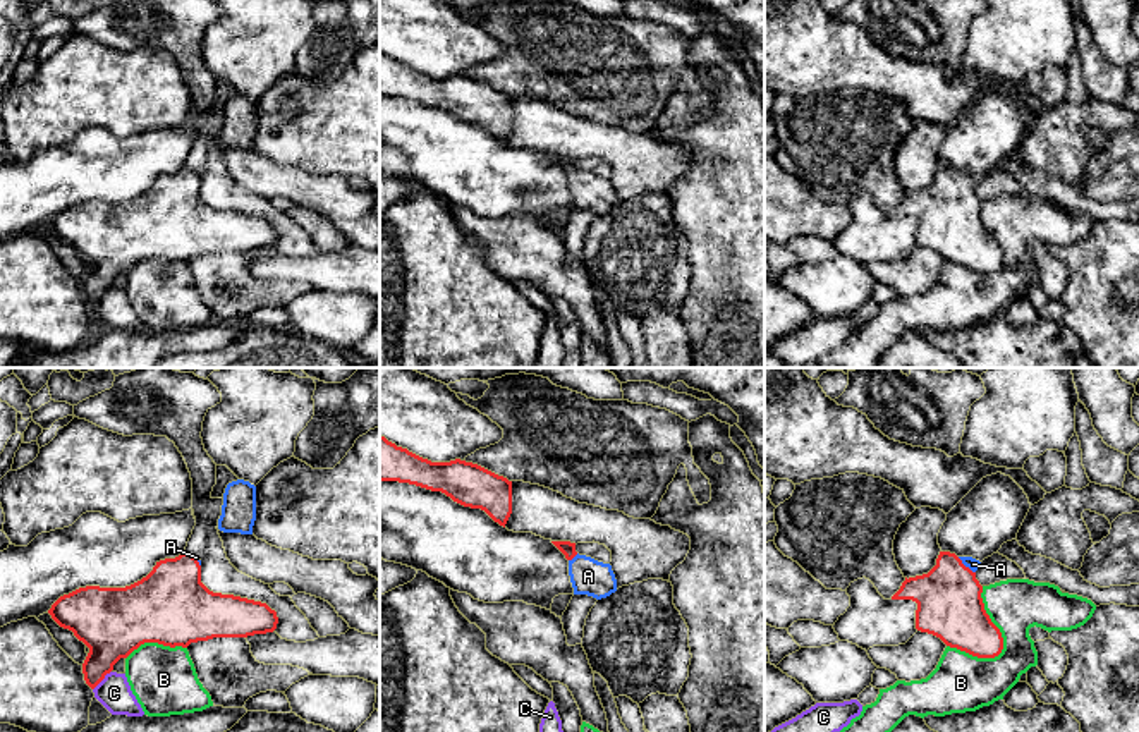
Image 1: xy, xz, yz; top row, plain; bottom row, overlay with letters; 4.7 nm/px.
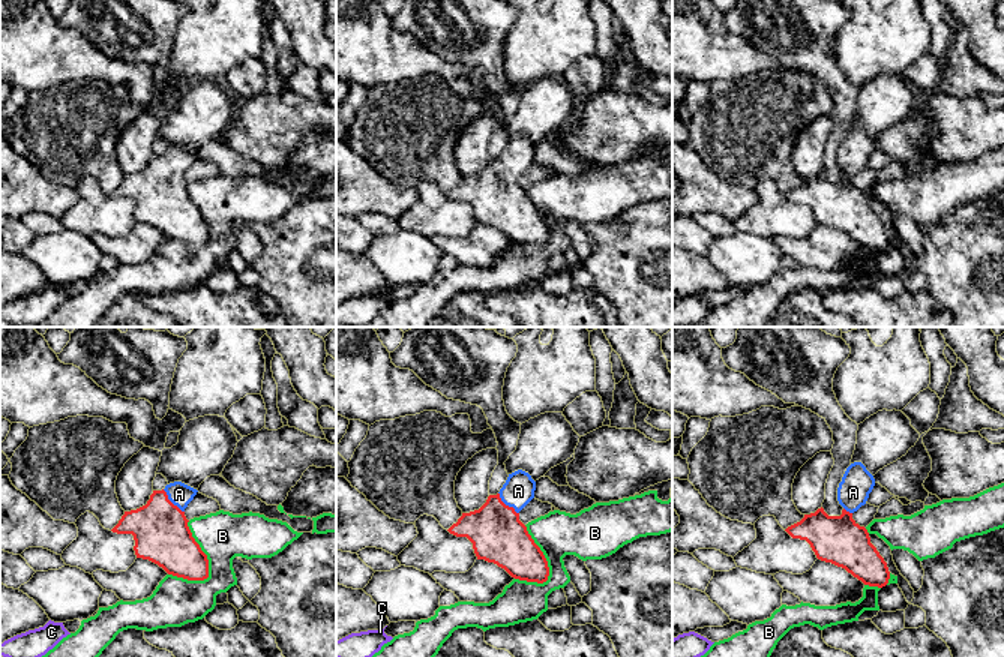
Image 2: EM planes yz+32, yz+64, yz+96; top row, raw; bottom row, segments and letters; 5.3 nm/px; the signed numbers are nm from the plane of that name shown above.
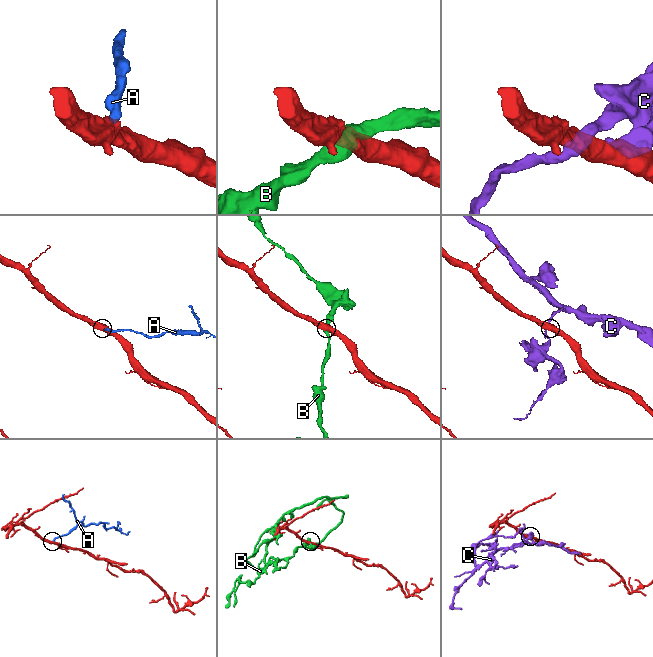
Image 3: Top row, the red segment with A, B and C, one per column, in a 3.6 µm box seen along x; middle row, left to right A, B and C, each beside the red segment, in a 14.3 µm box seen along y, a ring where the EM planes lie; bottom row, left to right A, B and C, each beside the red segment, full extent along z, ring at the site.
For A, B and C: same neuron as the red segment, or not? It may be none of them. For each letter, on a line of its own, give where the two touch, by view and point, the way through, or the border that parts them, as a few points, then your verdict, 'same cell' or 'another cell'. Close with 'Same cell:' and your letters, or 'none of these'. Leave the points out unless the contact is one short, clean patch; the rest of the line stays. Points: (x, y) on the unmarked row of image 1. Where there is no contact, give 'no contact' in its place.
A: meets red in yz at (964, 181); runs through yz (949, 215), (952, 195), (964, 181), (973, 179); same cell
B: meets red in yz at (992, 237); another cell
C: meets red in xy at (102, 294); border along xy (110, 286), (93, 304); another cell
Same cell: A

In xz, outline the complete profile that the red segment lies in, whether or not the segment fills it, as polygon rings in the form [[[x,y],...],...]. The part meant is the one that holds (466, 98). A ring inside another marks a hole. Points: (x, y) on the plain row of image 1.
[[[380,50],[380,96],[442,107],[454,117],[484,125],[505,143],[512,129],[512,96],[460,74],[431,77]]]

